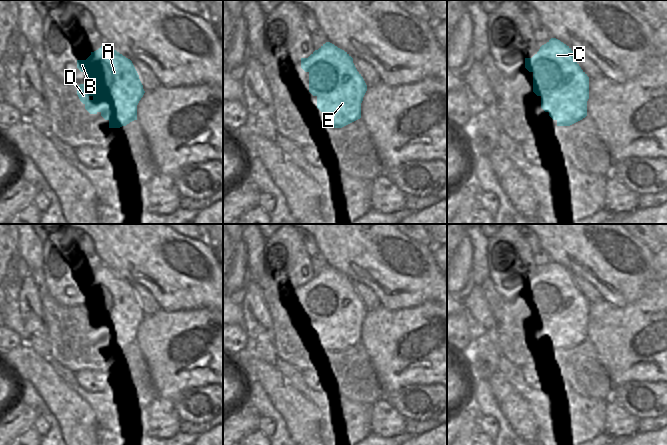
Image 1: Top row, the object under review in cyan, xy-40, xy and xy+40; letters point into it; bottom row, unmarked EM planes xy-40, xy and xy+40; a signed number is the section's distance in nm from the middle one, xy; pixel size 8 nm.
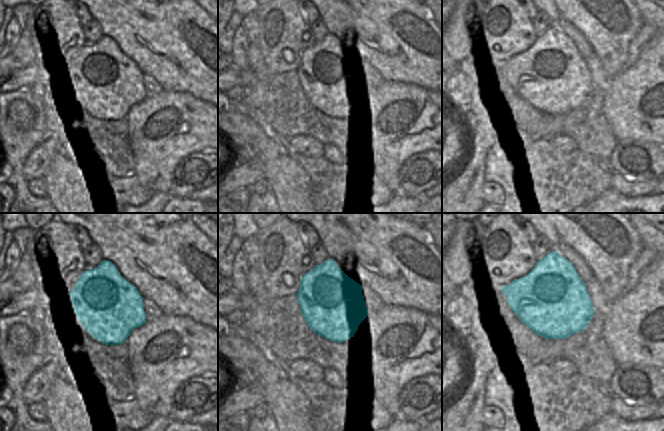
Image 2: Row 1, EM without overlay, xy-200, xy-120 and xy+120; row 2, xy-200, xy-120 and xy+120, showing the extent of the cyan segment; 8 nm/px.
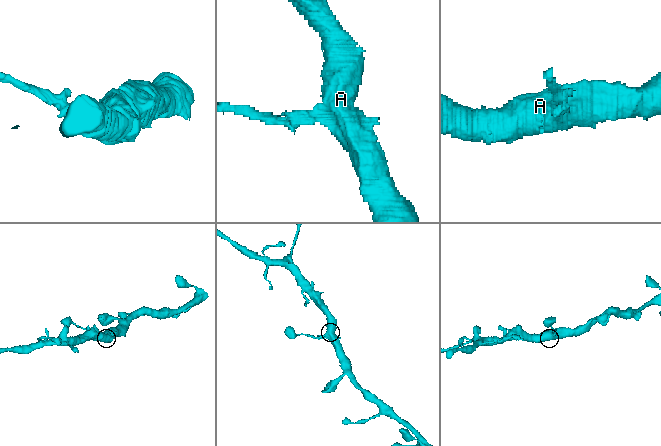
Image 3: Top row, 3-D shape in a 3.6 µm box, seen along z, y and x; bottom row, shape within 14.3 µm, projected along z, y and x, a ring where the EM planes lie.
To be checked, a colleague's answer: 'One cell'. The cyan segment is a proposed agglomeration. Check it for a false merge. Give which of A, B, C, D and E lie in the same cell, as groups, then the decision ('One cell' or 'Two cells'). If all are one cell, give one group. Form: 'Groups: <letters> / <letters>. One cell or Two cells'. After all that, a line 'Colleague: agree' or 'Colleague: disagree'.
Groups: A B C D E. One cell.
Colleague: agree

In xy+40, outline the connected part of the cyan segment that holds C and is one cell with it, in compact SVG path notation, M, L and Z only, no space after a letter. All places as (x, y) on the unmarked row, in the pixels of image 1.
M551 262L532 282L525 282L525 292L533 297L533 316L541 321L541 332L557 345L557 350L570 350L587 340L589 301L575 285L569 270L556 262Z

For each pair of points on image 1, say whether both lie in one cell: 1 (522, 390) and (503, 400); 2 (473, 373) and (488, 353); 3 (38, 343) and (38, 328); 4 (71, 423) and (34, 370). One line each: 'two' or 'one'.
1: two
2: one
3: two
4: one

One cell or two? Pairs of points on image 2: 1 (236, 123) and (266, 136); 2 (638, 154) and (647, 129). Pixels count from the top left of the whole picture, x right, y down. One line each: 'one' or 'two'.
1: one
2: two

